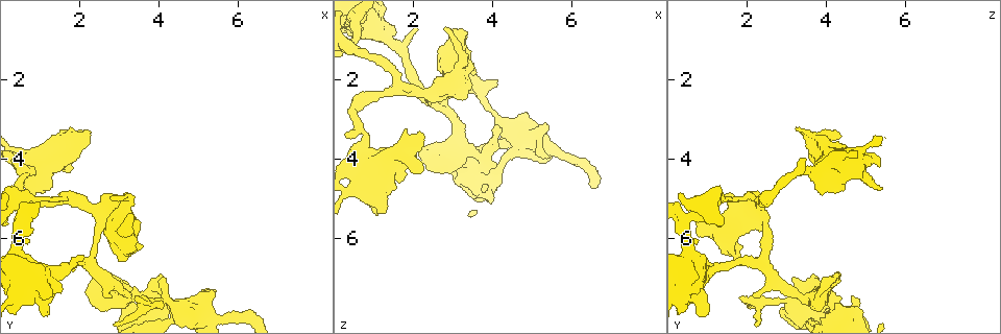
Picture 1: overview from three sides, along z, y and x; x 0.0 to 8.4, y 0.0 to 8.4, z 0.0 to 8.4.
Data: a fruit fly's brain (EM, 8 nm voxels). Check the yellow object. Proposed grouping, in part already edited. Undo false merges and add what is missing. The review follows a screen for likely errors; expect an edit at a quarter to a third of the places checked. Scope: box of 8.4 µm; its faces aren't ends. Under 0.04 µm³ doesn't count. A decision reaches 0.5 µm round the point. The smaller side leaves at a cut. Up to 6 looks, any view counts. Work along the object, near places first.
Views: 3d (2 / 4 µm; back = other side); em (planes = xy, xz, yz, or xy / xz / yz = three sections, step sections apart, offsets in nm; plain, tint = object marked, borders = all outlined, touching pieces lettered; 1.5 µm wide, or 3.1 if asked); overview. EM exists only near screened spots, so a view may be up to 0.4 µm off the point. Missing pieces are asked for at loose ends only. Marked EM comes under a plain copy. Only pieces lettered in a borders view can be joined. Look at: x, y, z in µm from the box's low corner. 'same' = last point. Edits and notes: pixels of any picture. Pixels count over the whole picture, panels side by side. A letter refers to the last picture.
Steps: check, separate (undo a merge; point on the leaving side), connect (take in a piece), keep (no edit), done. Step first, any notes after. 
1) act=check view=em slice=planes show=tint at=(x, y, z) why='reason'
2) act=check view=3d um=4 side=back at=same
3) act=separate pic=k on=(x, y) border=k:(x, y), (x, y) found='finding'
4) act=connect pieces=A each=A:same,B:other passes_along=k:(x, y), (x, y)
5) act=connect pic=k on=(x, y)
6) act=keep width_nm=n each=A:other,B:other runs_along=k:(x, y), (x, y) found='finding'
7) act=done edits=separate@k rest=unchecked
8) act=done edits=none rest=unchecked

act=check view=em slice=planes show=borders at=(0.80, 4.30, 3.40) why='sudden change in width'

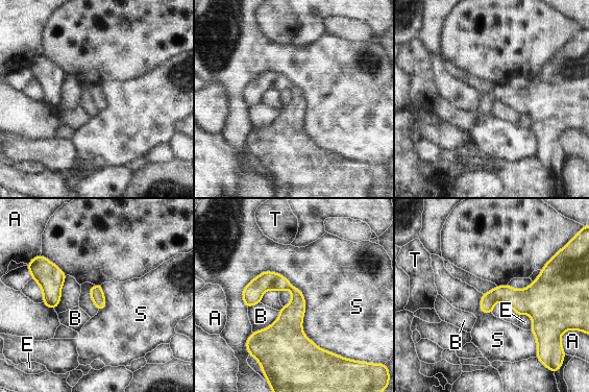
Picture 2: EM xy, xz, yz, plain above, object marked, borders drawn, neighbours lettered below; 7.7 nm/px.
act=keep each=A:other,B:other,E:other,S:other,T:other border=2:(245, 286), (339, 356) found='one neuron here'

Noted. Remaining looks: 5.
act=check view=em slice=yz step=8 show=borders at=(1.20, 4.20, 5.30) why='branch stops here'

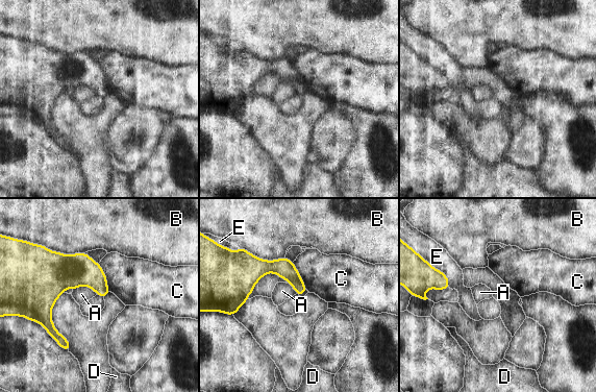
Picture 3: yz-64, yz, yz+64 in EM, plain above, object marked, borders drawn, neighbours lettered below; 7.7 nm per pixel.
act=keep each=A:other,B:other,C:other,D:other,E:other runs_along=3:(302, 287), (263, 267), (239, 303) found='no lettered piece goes on from it'

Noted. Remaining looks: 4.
act=check view=3d um=4 at=(1.60, 5.00, 1.95) why='touches itself'

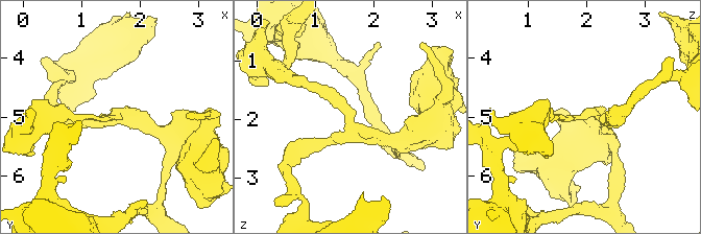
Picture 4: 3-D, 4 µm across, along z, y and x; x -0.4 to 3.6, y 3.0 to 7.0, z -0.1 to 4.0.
act=check view=em um=3.1 slice=planes show=tint at=(1.60, 5.00, 2.00) why='shape alone is not enough'

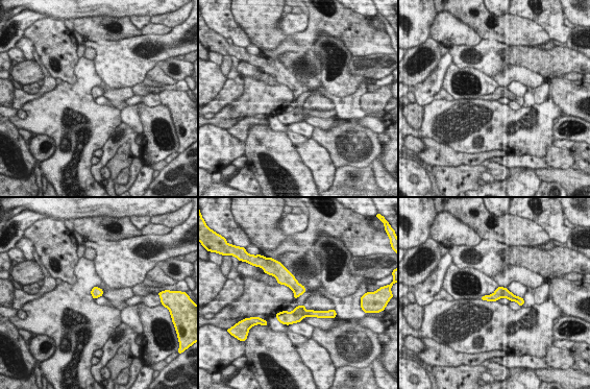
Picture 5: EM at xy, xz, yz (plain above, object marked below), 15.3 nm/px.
act=check view=em um=3.1 slice=planes show=borders at=same why='see the neighbours'

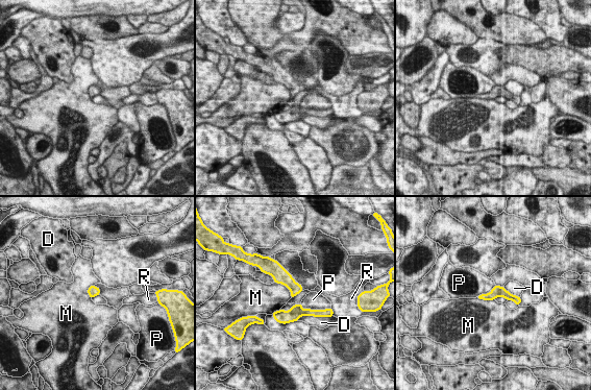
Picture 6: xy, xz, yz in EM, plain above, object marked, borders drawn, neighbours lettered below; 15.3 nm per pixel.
act=keep longest_contact=P:460nm each=D:other,M:other,P:other,R:other found='one neuron here'

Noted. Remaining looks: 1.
act=done edits=none rest=unchecked

